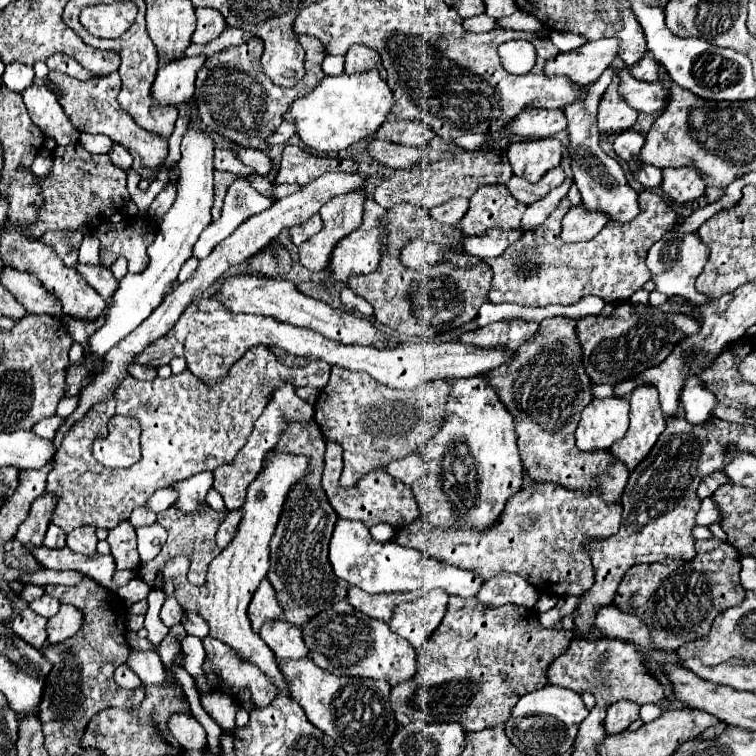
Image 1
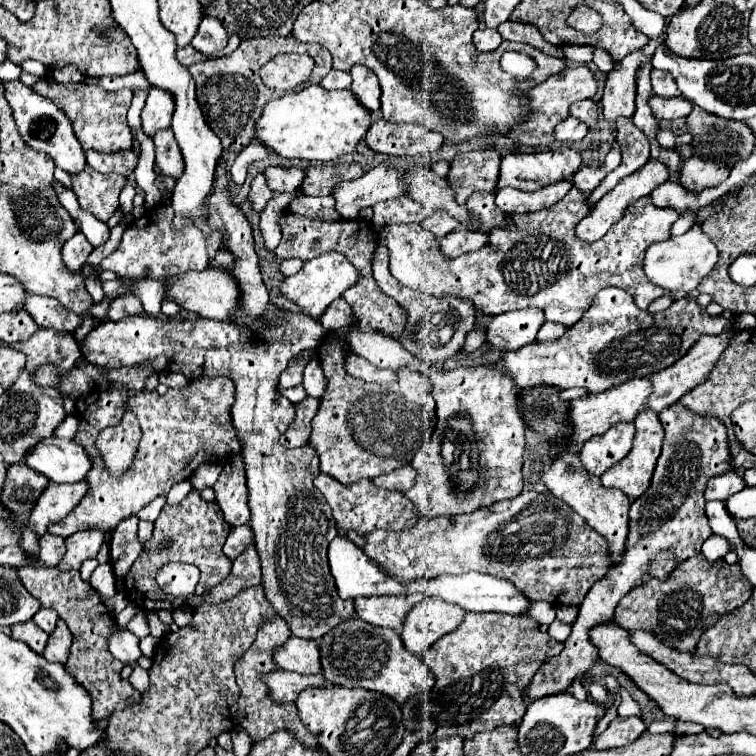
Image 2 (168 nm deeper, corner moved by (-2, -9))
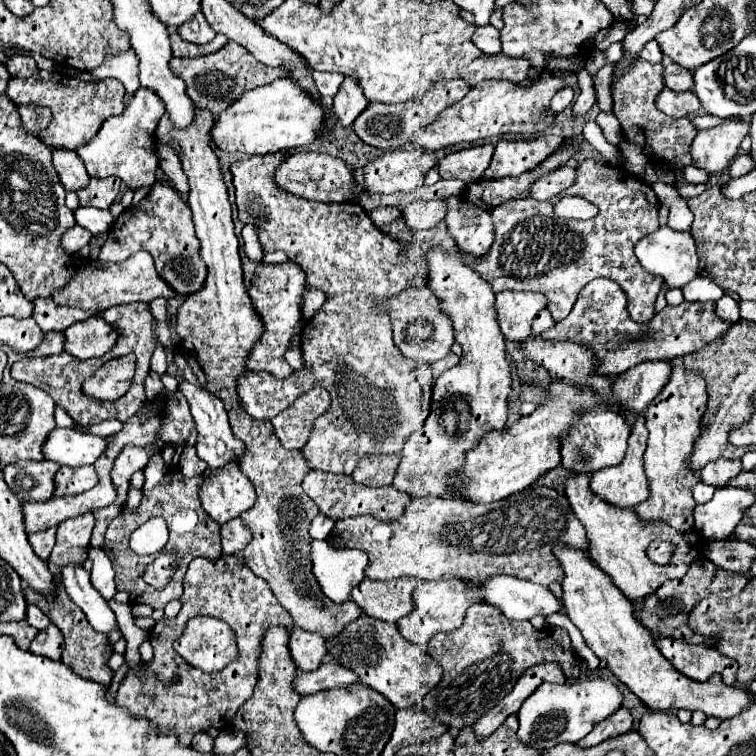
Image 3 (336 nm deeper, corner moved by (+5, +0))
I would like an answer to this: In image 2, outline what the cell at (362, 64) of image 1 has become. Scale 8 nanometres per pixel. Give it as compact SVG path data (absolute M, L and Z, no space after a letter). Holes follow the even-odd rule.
M352 66L350 70L352 74L352 92L360 98L360 102L364 102L364 106L368 106L368 110L376 112L380 108L380 96L382 96L382 90L380 90L380 82L376 78L376 74L366 68L366 66Z

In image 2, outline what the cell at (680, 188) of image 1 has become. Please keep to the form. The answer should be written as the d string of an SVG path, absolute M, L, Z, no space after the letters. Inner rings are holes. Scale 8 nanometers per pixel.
M692 156L682 162L676 174L676 182L682 184L688 192L700 192L704 188L714 188L722 184L728 178L728 174L728 166L720 166L716 162Z

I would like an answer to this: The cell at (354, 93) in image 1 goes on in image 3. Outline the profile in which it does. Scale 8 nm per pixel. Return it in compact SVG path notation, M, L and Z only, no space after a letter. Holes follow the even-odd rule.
M277 79L269 85L245 91L227 111L215 117L211 141L221 151L239 151L247 155L267 155L275 151L295 151L321 137L321 121L325 111L319 103L297 89L295 81Z

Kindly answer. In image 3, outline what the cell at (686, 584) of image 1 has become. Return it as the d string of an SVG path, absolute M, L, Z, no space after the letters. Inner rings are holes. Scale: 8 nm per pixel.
M699 559L689 567L689 573L679 581L679 579L671 579L665 581L665 585L661 585L661 589L657 589L657 593L653 593L653 597L645 599L645 609L643 611L635 611L635 617L643 621L643 625L651 631L659 631L663 637L673 637L685 643L705 643L705 637L693 635L693 631L687 627L687 617L689 617L689 609L693 609L693 605L711 595L717 593L719 597L735 597L741 593L741 589L745 587L747 577L741 573L729 573L725 569L717 569L711 561L707 559Z

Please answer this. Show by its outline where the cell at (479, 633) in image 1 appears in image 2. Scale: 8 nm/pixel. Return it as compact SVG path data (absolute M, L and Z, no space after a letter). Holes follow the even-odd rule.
M466 612L460 630L452 630L422 654L422 660L436 676L436 684L430 692L416 694L402 704L402 722L408 730L422 730L428 738L448 738L454 734L472 738L476 732L494 730L498 726L516 726L524 716L526 686L532 682L544 660L558 656L562 650L564 644L552 640L546 632L540 632L538 622L530 616Z

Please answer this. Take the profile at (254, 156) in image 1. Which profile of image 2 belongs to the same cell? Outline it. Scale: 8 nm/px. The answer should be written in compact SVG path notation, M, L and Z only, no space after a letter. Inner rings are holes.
M270 166L264 170L264 176L266 176L266 182L268 182L268 188L270 190L280 190L280 192L292 192L292 190L298 190L302 178L304 178L304 170L300 168L276 168L276 166Z

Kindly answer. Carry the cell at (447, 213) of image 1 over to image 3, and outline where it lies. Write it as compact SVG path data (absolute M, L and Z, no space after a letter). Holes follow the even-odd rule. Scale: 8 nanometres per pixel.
M417 201L407 205L403 211L403 219L415 231L425 231L435 227L447 215L445 201Z

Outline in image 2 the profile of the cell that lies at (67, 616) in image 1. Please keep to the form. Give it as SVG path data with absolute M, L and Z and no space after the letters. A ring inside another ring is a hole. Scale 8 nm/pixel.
M58 620L54 632L50 634L50 640L46 644L46 650L44 650L44 658L50 660L50 662L60 662L64 664L66 658L68 658L68 650L72 646L72 632L68 630L66 622L64 620Z

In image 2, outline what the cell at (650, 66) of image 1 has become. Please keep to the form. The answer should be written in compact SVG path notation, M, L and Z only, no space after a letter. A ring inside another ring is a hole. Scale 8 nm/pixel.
M652 70L650 74L650 82L652 82L652 92L656 96L662 96L662 98L672 98L672 96L678 96L680 92L676 90L676 84L672 82L672 76L668 72L662 72L662 70Z

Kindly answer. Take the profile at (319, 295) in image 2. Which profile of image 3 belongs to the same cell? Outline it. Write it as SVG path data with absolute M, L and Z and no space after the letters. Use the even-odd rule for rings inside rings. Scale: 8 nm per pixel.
M293 261L281 263L281 265L261 265L251 279L249 287L249 297L255 313L263 321L263 335L261 339L251 347L251 353L247 355L245 367L249 371L269 371L277 377L287 377L293 373L293 369L285 363L283 353L289 347L289 341L295 333L299 333L301 325L301 295L305 293L307 283L305 283L305 273L293 265Z

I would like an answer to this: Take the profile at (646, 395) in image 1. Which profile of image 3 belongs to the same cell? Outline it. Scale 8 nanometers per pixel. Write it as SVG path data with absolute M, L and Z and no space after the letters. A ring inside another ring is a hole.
M643 415L637 417L633 429L631 429L631 437L629 437L629 449L625 455L625 461L617 467L609 467L609 469L601 469L597 473L591 475L591 491L601 497L603 501L611 503L613 507L619 509L633 509L635 505L643 503L649 499L649 485L647 485L647 475L643 469L643 453L647 447L647 427L645 427L645 419Z

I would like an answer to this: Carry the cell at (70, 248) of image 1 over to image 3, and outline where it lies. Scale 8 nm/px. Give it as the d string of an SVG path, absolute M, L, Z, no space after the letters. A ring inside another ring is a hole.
M79 225L71 227L65 237L63 237L63 247L69 251L69 253L77 253L81 247L85 247L91 239L91 233Z

